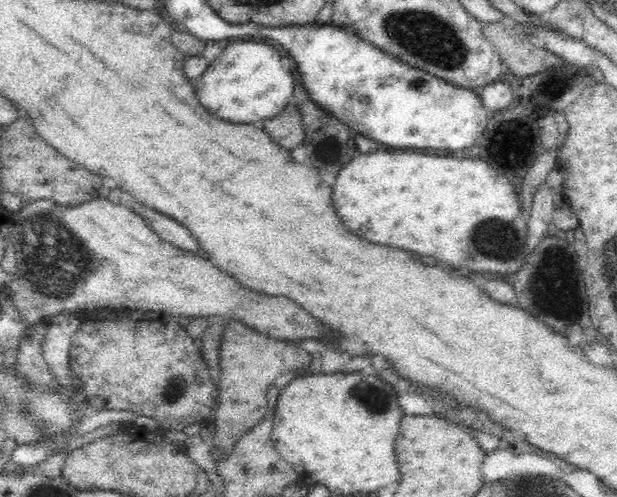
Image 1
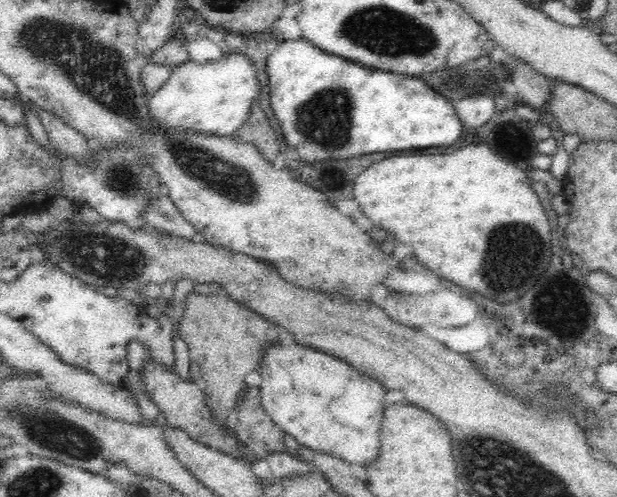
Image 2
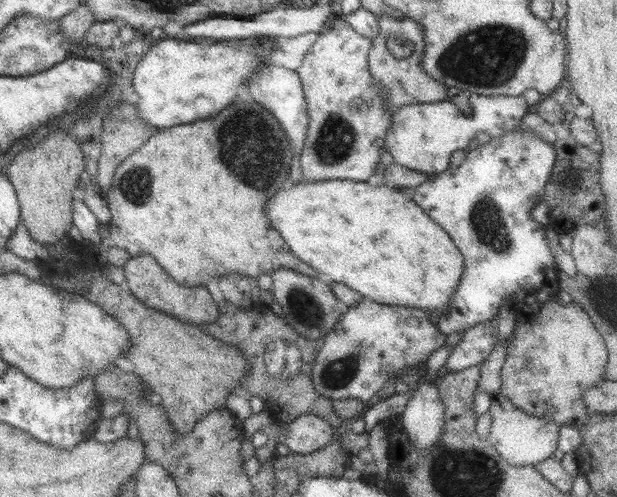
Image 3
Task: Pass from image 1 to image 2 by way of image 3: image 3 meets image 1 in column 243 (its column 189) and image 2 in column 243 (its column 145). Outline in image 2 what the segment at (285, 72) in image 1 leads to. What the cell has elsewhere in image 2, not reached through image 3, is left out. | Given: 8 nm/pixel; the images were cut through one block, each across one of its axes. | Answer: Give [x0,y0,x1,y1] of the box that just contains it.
[148,52,260,136]

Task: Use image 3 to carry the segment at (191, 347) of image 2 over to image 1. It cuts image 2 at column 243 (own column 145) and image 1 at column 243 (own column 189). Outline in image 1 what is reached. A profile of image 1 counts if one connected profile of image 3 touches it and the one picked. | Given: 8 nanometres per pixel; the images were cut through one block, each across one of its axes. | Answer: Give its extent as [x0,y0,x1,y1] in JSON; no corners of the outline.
[210,320,312,453]

